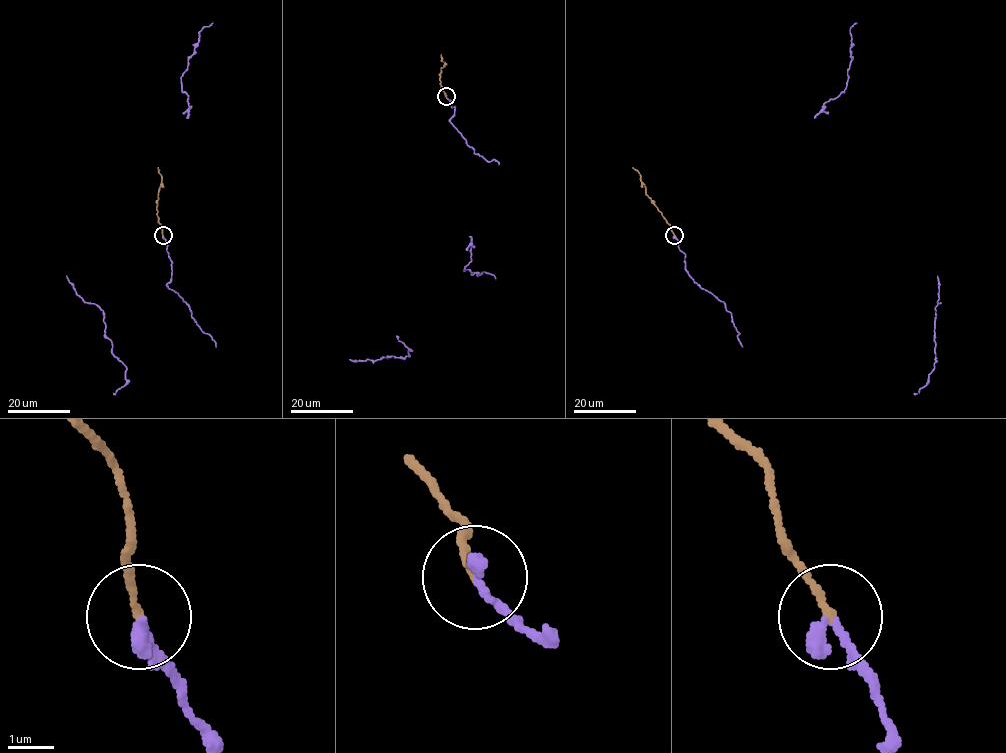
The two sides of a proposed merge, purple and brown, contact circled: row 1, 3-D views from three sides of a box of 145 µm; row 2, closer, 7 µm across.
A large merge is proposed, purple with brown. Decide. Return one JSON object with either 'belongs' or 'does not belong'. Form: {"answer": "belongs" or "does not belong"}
{"answer": "belongs"}

